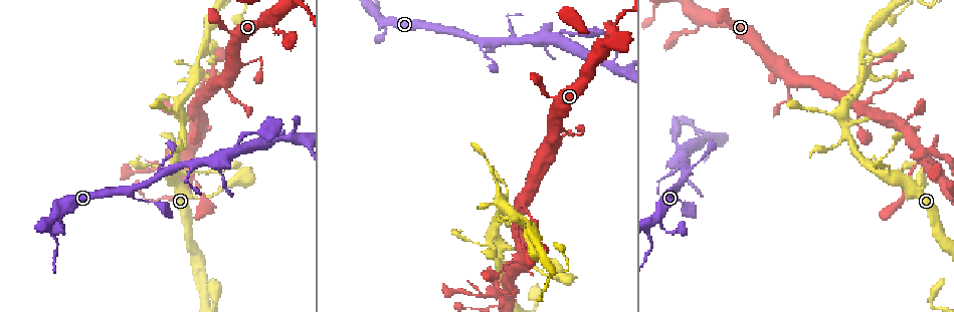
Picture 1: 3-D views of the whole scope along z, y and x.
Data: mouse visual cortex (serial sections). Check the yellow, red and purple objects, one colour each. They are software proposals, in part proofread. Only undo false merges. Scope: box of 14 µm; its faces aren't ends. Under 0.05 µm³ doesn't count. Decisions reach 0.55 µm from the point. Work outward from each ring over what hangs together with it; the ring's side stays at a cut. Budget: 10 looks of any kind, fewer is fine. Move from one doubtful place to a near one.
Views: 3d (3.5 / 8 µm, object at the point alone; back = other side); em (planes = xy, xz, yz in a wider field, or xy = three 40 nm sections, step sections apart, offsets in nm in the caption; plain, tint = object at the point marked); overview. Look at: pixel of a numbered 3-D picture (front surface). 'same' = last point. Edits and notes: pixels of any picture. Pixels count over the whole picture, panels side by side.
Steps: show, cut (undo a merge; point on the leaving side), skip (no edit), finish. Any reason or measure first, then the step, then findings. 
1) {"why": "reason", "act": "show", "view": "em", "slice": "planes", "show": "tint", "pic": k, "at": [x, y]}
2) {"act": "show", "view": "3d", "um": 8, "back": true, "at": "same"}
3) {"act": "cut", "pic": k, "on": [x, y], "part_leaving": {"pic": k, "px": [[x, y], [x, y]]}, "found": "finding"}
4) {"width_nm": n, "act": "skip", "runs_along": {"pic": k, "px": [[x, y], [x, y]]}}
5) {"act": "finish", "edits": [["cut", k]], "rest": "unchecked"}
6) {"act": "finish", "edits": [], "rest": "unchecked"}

{"why": "narrows sharply", "act": "show", "view": "3d", "um": 3.5, "pic": 1, "at": [703, 159]}

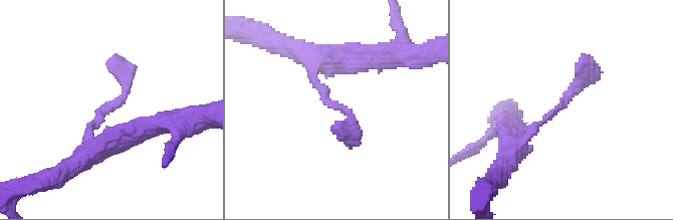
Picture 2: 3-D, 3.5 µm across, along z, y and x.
{"act": "show", "view": "em", "slice": "xy", "step": 1, "show": "tint", "pic": 2, "at": [557, 107]}

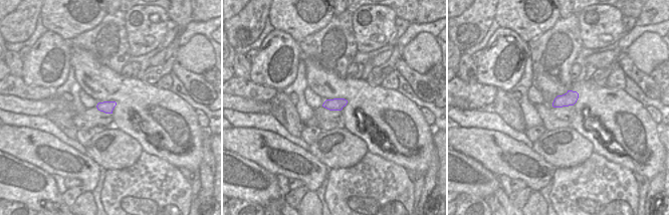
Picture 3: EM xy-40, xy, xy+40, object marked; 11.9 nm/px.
{"act": "skip", "runs_along": {"pic": 2, "px": [[514, 152], [567, 99], [584, 74], [582, 59]]}, "found": "all the same cell"}

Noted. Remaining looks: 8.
{"why": "four-way junction", "act": "show", "view": "3d", "um": 3.5, "pic": 1, "at": [844, 127]}

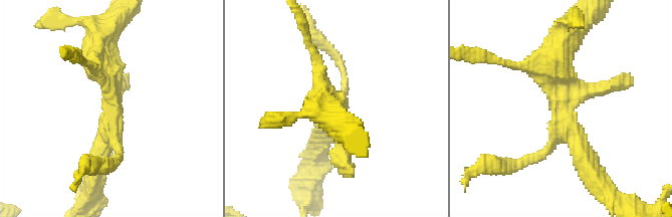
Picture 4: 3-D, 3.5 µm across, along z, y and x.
{"why": "need the tissue", "act": "show", "view": "em", "slice": "xy", "step": 3, "show": "tint", "pic": 4, "at": [561, 107]}

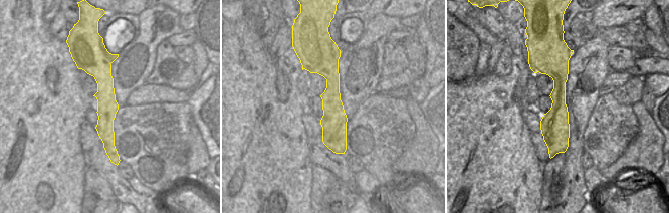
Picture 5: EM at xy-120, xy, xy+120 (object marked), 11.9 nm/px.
{"act": "skip", "runs_along": {"pic": 4, "px": [[589, 166], [561, 104], [563, 42]]}, "found": "one cell here"}

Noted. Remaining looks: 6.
{"act": "show", "view": "3d", "um": 3.5, "pic": 1, "at": [514, 278]}

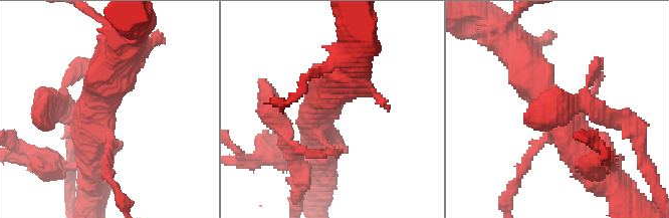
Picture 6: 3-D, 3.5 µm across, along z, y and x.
{"arms": 4, "arm_widths_nm": [100, 150, 450, 600], "why": "now the EM", "act": "show", "view": "em", "slice": "xy", "step": 1, "show": "tint", "pic": 6, "at": [552, 130]}

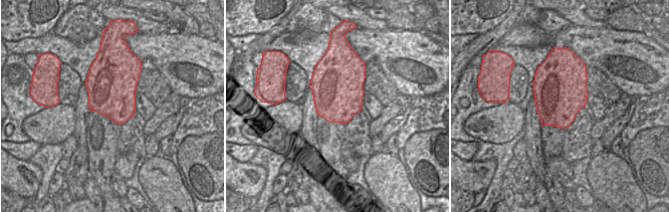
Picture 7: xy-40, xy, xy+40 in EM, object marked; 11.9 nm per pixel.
{"act": "skip", "runs_along": {"pic": 6, "px": [[530, 70], [566, 129], [605, 175]]}, "found": "continuous, no second cell"}

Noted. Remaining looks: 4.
{"why": "sudden change in width", "act": "show", "view": "3d", "um": 3.5, "pic": 1, "at": [260, 62]}

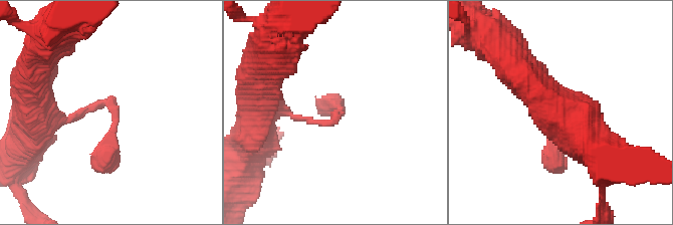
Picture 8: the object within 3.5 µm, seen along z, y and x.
{"why": "need the tissue", "act": "show", "view": "em", "slice": "xy", "step": 2, "show": "tint", "pic": 8, "at": [336, 117]}

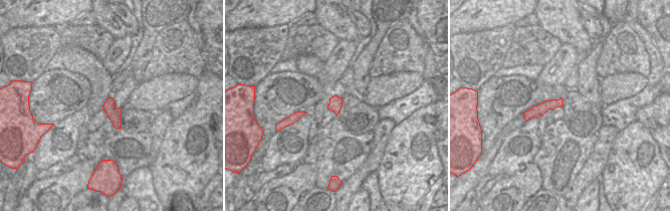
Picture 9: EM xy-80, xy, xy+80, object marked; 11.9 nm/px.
{"act": "skip", "runs_along": {"pic": 8, "px": [[55, 122], [108, 102], [115, 111], [108, 171]]}, "found": "all the same cell"}

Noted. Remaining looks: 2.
{"act": "finish", "edits": [], "rest": "unchecked"}

